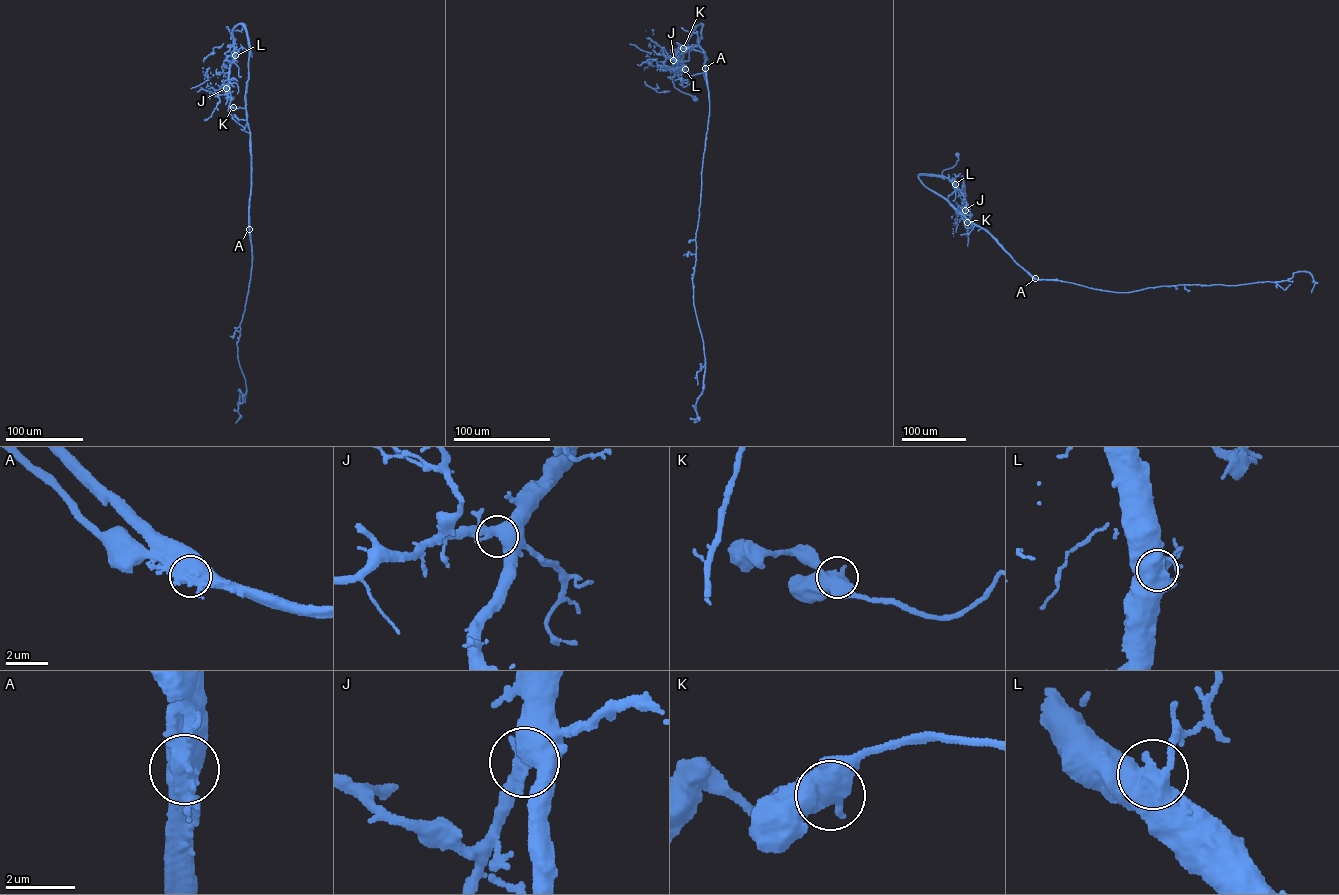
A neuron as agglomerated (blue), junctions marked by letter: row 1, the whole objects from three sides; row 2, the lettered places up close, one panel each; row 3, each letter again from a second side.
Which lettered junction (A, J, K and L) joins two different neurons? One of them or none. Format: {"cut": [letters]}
{"cut": ["A"]}

